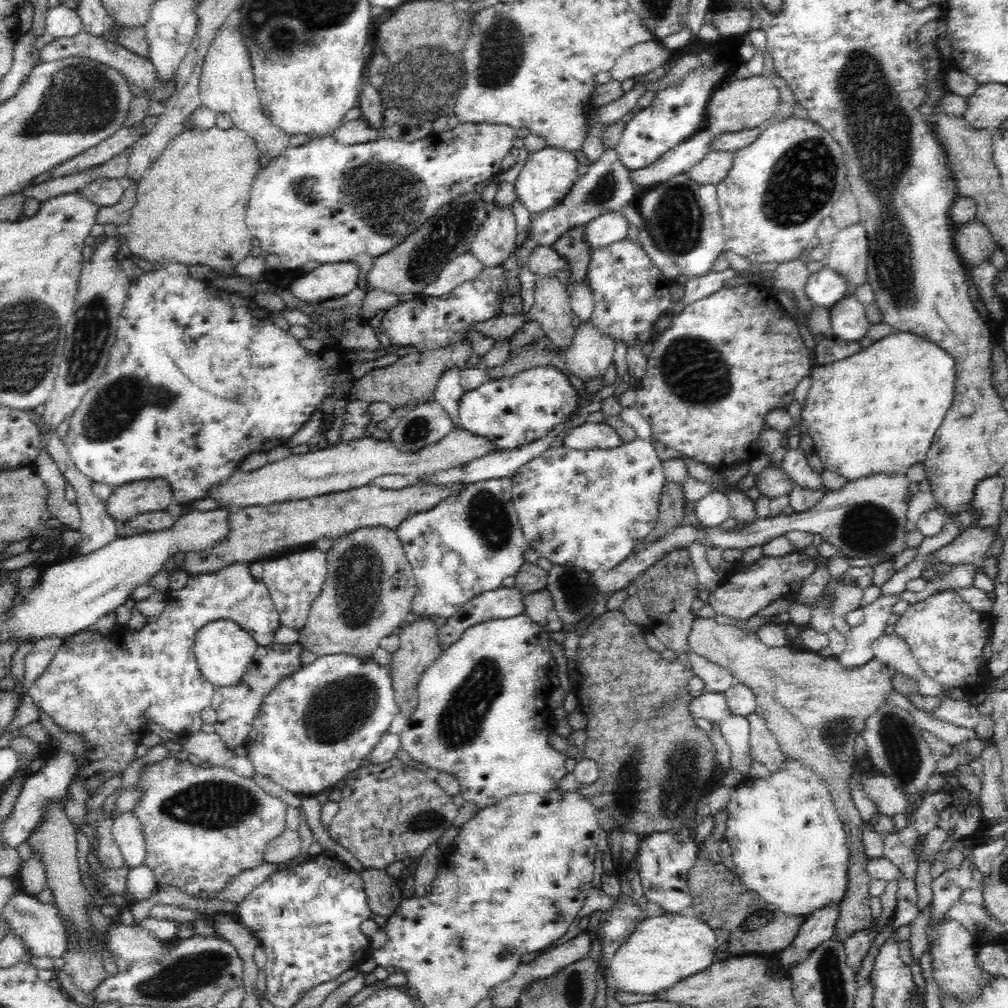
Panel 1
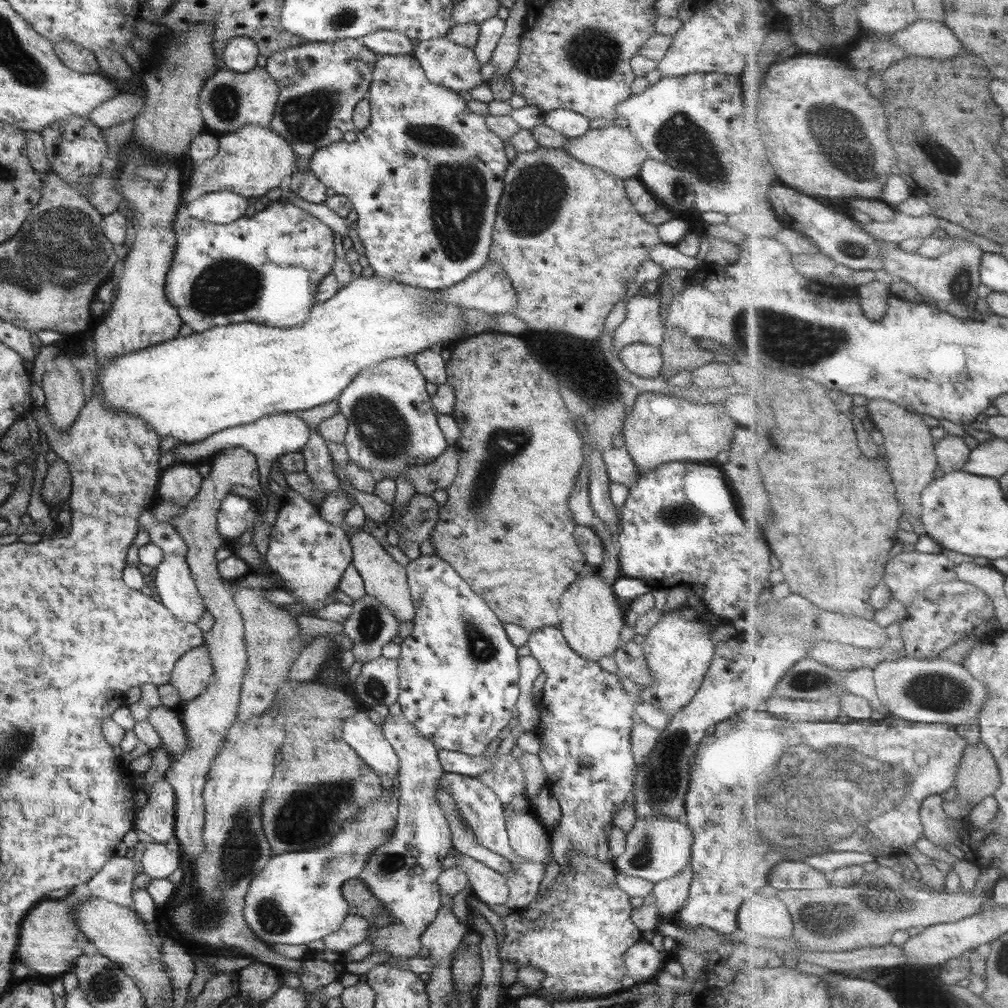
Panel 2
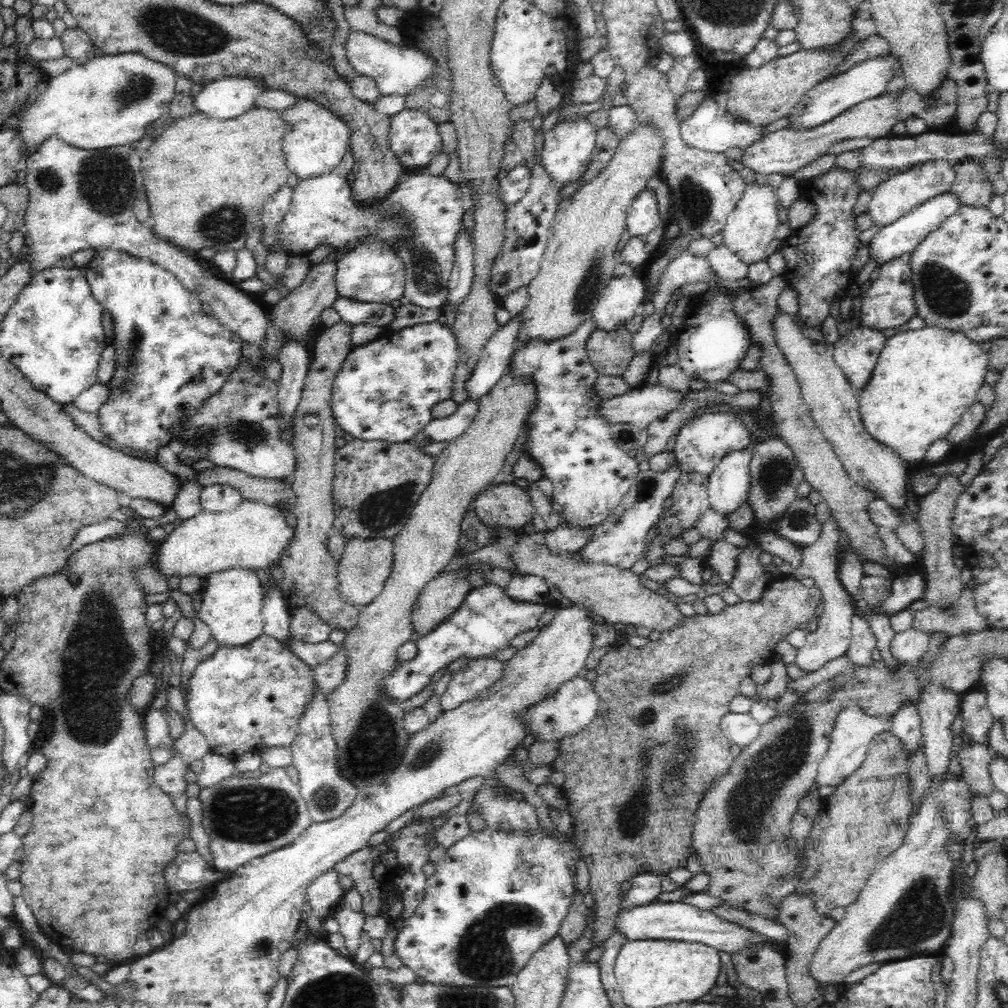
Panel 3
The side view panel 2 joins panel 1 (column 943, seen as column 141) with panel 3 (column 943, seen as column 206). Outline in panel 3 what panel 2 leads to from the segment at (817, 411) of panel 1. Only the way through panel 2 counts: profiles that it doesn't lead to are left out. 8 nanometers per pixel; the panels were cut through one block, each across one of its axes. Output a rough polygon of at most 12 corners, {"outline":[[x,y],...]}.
{"outline":[[902,329],[859,392],[864,430],[909,466],[985,383],[960,332]]}

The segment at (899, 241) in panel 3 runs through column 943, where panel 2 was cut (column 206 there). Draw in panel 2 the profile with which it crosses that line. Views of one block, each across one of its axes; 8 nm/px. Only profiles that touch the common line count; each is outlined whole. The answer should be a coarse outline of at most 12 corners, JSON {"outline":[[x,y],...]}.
{"outline":[[234,192],[204,194],[186,205],[192,219],[231,224],[248,208]]}

